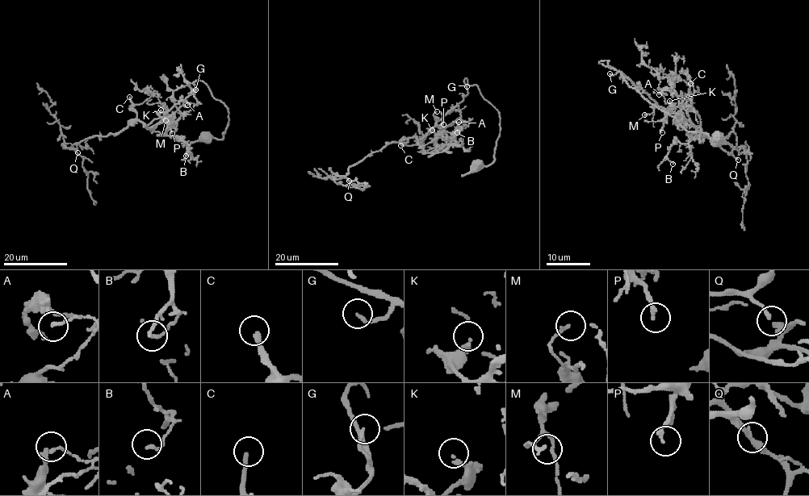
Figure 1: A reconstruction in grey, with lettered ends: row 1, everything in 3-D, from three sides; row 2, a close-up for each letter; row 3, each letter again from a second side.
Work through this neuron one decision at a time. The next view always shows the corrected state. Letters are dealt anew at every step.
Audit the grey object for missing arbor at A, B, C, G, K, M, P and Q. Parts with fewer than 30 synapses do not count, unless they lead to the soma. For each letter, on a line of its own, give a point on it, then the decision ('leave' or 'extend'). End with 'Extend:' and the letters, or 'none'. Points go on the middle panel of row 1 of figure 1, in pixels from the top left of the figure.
A: (458, 122) | leave
B: (457, 132) | leave
C: (400, 145) | extend
G: (467, 86) | leave
K: (432, 130) | leave
M: (437, 111) | leave
P: (443, 124) | leave
Q: (349, 181) | leave
Extend: C

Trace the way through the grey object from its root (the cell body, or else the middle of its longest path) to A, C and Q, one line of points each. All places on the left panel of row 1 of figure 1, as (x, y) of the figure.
A: (205, 135), (223, 137), (228, 110), (201, 81), (147, 126), (194, 105), (187, 105)
C: (205, 135), (223, 137), (228, 110), (203, 81), (147, 125), (129, 97)
Q: (205, 135), (223, 137), (228, 110), (196, 80), (163, 116), (89, 136), (77, 152)

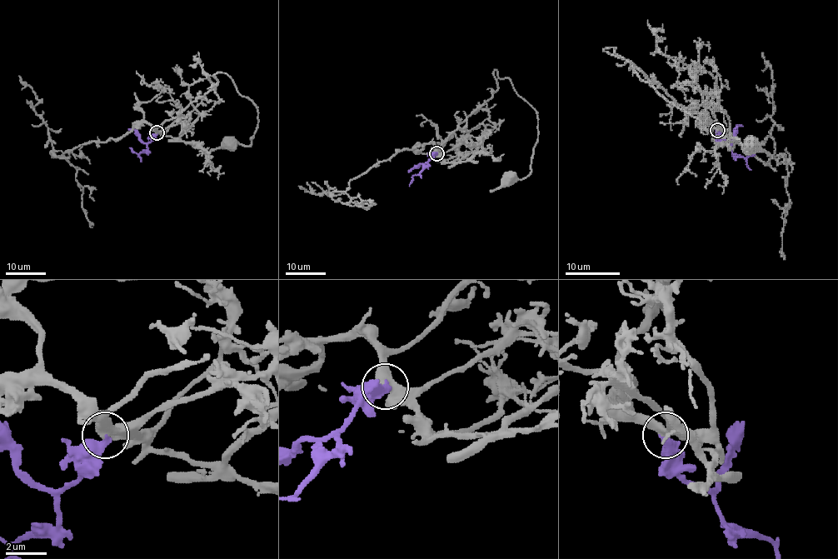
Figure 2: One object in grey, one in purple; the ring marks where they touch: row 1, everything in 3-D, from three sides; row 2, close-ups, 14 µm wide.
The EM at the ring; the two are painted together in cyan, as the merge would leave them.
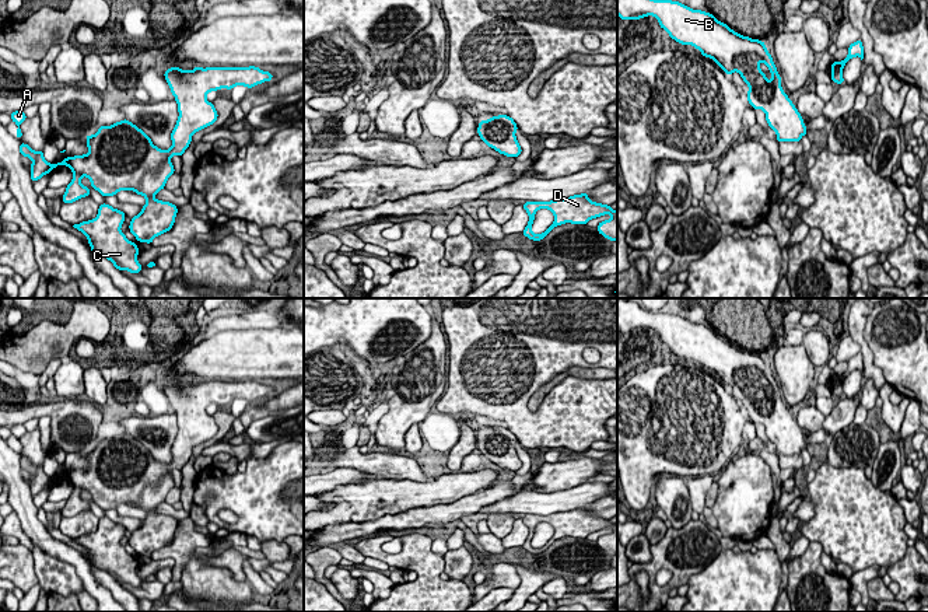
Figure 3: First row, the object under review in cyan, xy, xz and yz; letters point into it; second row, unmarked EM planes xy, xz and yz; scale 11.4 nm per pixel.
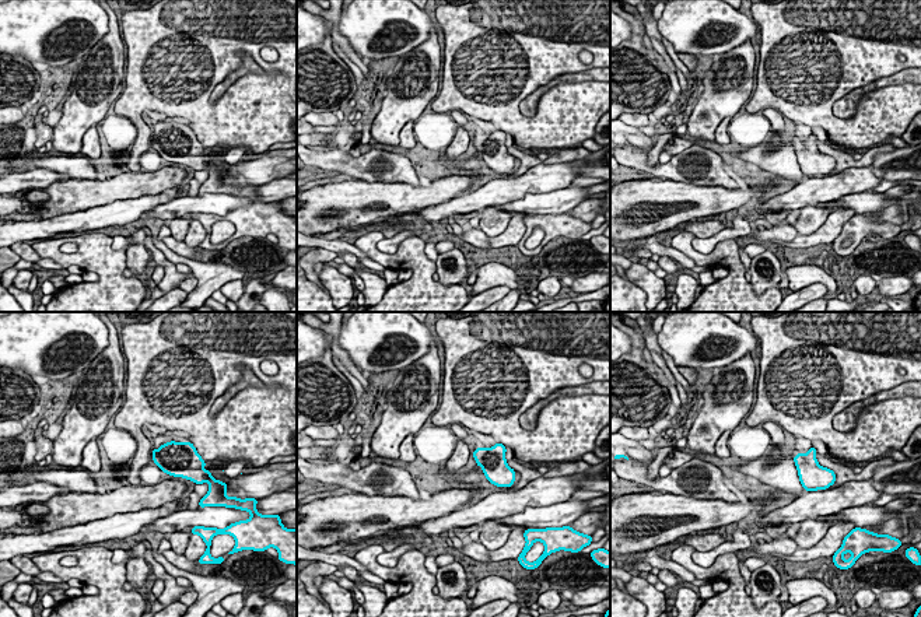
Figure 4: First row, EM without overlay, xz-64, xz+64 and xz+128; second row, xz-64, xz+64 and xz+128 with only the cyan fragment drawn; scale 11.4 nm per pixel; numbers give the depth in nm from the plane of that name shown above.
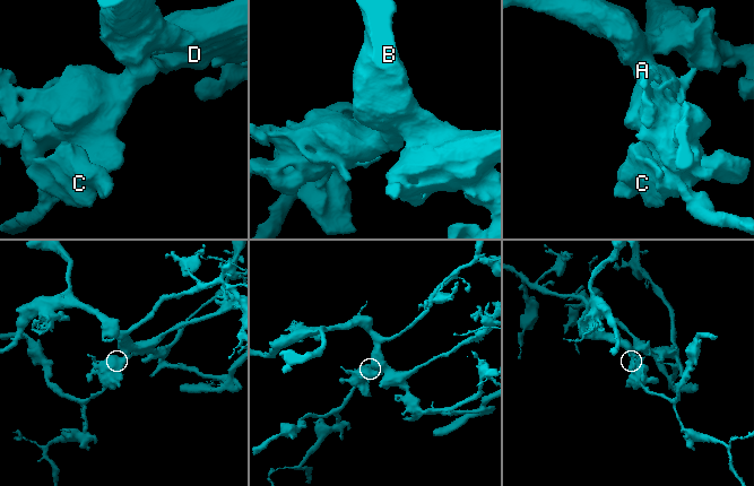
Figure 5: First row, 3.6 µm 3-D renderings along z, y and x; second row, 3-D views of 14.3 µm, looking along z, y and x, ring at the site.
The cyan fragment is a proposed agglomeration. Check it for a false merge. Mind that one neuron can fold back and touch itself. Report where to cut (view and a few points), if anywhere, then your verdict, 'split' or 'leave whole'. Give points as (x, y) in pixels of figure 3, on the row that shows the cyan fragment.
no cut; leave whole

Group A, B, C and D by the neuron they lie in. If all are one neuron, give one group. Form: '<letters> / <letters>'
A B C D

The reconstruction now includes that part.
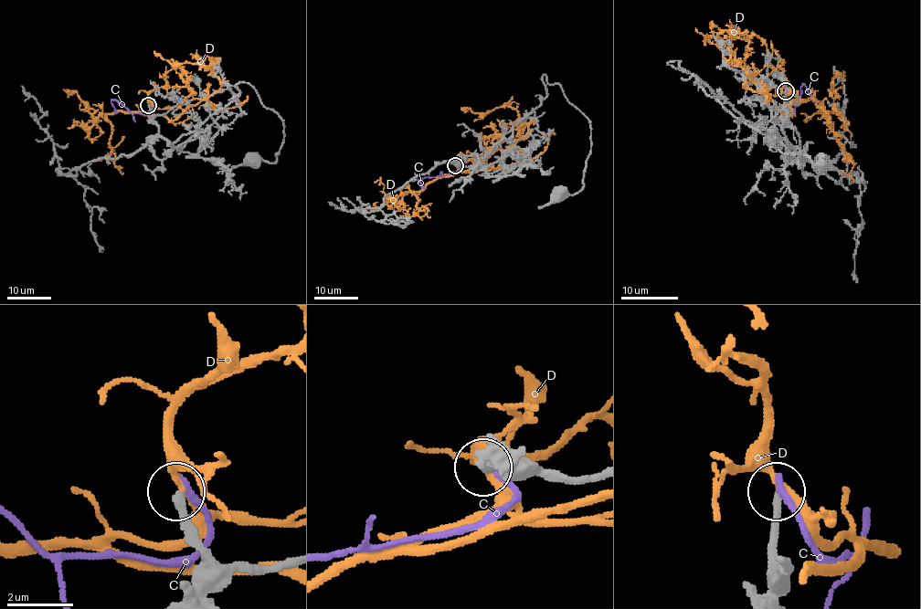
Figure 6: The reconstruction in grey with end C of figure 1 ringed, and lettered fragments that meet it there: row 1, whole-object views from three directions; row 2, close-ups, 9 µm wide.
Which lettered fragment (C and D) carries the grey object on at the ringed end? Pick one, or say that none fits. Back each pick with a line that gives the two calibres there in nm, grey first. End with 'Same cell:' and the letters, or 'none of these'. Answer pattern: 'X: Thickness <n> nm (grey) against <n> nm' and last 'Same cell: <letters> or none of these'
Same cell: none of these

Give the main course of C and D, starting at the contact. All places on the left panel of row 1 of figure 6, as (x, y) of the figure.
C: (149, 104), (153, 110), (147, 114), (131, 113), (112, 100), (116, 113)
D: (149, 106), (145, 114), (170, 120), (220, 87), (208, 68), (172, 63), (153, 51)

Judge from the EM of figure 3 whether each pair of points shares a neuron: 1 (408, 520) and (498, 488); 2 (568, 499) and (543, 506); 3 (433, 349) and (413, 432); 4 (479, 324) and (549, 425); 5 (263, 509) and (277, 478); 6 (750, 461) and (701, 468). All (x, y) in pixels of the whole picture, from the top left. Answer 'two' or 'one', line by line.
1: one
2: one
3: two
4: one
5: one
6: two

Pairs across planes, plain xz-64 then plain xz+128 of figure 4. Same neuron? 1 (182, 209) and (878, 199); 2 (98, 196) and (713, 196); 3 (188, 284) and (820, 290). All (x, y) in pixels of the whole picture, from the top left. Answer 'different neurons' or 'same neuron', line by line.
1: same neuron
2: same neuron
3: different neurons

